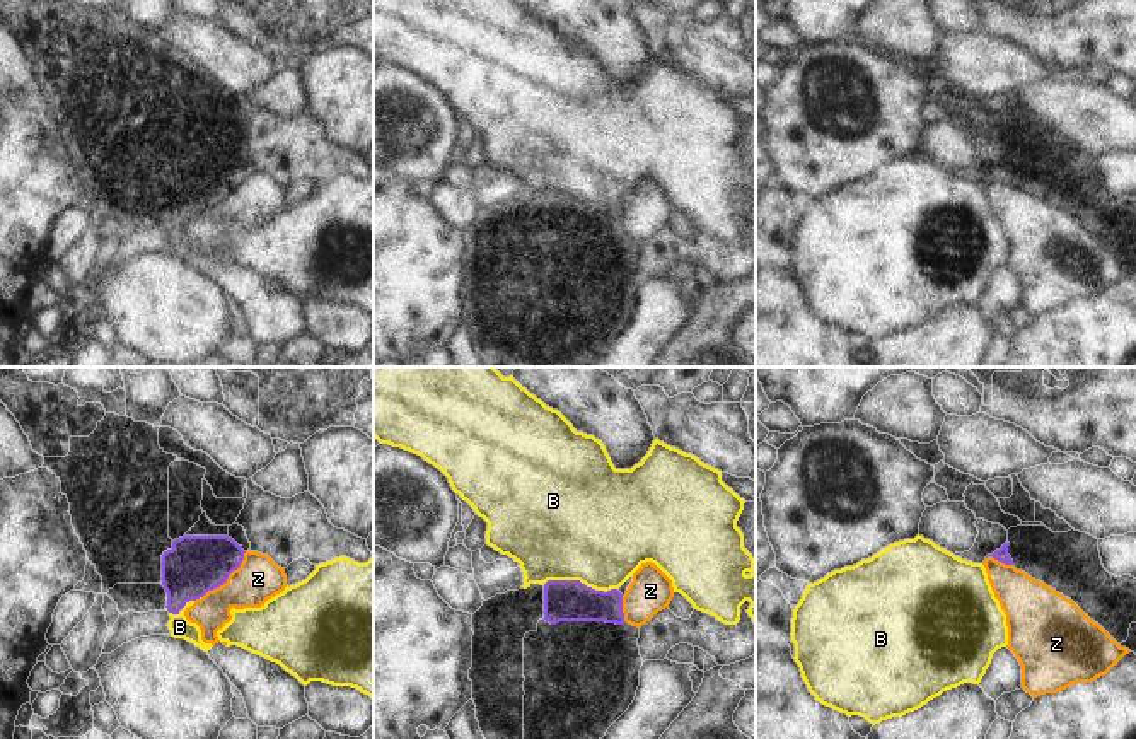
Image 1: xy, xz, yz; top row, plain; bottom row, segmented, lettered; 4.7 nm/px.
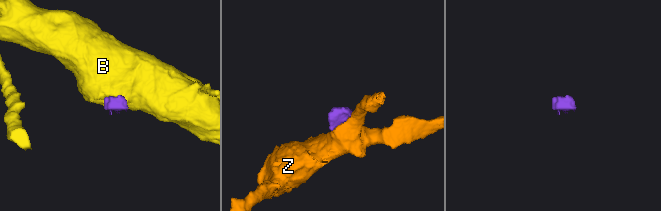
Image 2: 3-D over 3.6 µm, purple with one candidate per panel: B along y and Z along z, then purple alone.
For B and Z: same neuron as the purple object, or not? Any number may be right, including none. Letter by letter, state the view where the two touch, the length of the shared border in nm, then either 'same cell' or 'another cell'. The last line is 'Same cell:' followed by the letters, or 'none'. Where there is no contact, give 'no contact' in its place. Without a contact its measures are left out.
B: contact in xz; length 360 nm; same cell
Z: contact in xy; length 300 nm; another cell
Same cell: B

